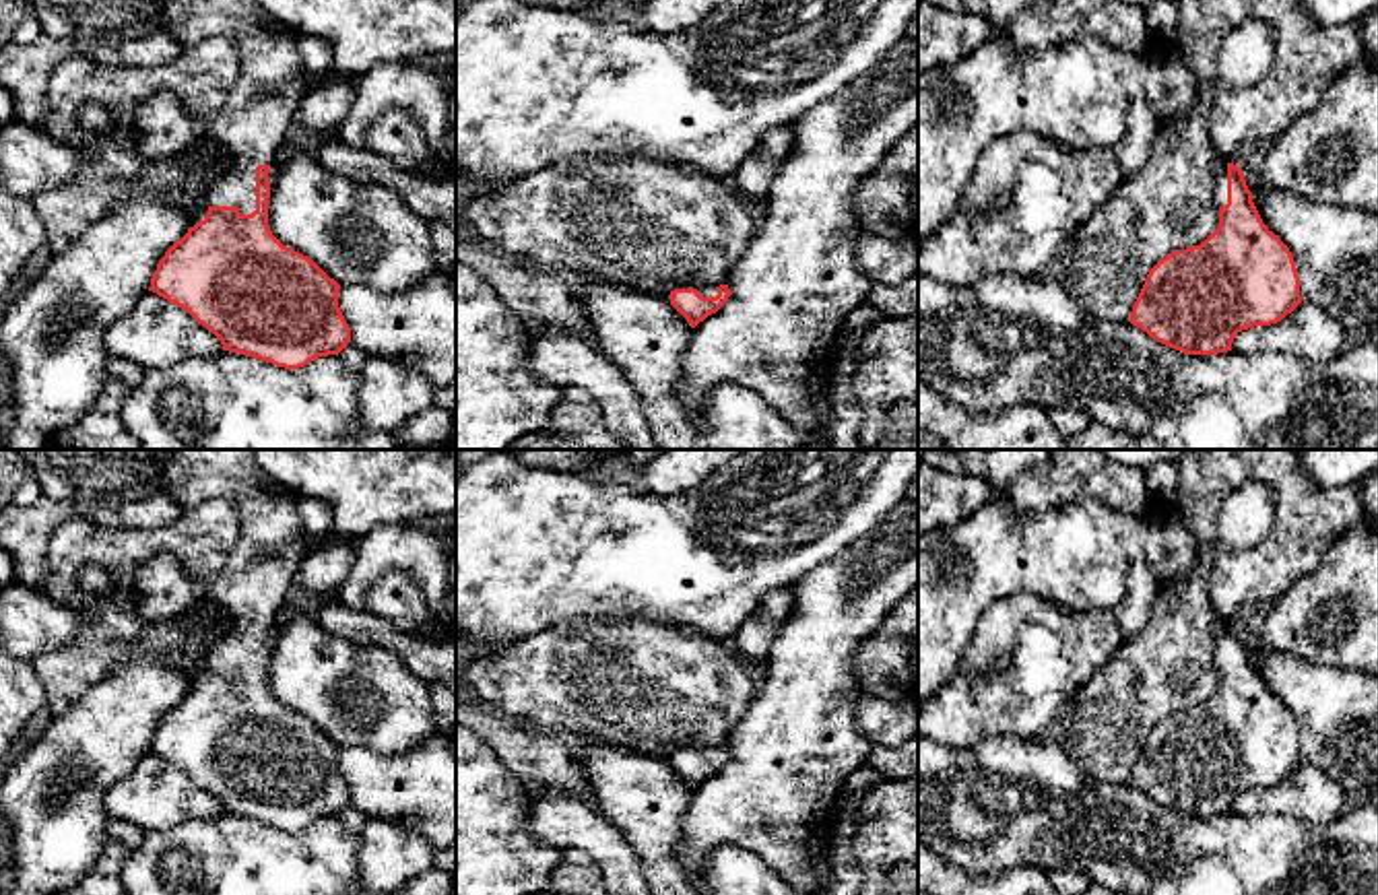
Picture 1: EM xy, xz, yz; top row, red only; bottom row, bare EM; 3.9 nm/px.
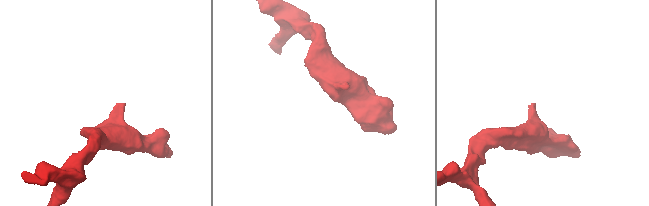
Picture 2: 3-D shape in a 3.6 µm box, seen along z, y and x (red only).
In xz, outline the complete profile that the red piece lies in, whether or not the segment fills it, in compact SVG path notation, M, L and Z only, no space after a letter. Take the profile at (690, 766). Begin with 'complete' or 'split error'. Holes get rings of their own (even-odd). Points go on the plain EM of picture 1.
split error; M728 747L720 749L683 749L670 753L670 767L695 790L708 777L716 775L730 759Z

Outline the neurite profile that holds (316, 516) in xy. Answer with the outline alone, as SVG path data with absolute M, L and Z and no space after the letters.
M301 497L295 505L303 530L311 540L322 538L332 530L332 507L326 501Z

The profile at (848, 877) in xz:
M868 765L856 769L844 782L844 792L838 800L831 819L831 839L829 839L831 866L833 866L831 895L860 895L864 874L854 856L852 839L858 827L858 808L864 794L883 782L887 782L887 777Z

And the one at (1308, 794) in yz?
M1302 761L1281 784L1238 794L1232 813L1240 817L1281 815L1320 825L1345 813L1345 794L1324 771Z

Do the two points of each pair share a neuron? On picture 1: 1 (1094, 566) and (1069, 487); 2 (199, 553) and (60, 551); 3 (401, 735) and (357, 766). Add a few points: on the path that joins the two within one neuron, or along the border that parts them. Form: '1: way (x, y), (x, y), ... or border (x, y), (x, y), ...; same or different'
1: border (1026, 512), (1086, 498), (1121, 512); different
2: way (163, 543), (95, 545); same
3: border (423, 741), (392, 753), (341, 747); different

